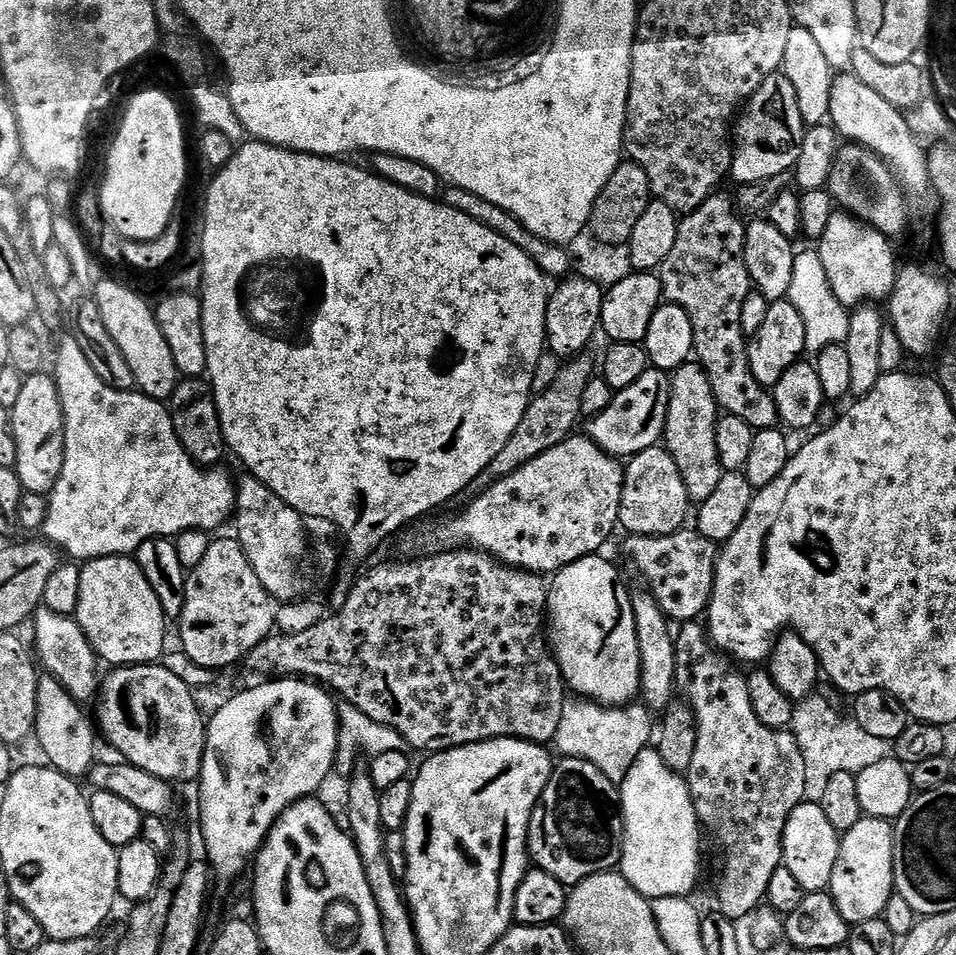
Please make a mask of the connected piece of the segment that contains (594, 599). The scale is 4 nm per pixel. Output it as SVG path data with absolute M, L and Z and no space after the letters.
M593 554L583 556L578 562L568 564L565 568L560 569L551 577L550 587L548 590L548 607L546 609L546 632L550 637L550 651L560 667L560 675L564 678L564 683L569 689L572 688L577 697L594 700L598 704L605 706L627 706L641 695L640 688L640 660L638 650L638 636L635 634L635 616L634 610L631 609L632 596L626 585L620 581L620 572L608 560L603 560L603 555Z

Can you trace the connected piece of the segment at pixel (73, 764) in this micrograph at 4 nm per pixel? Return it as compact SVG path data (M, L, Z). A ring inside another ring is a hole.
M44 674L36 682L36 731L34 740L40 743L40 748L44 751L44 756L51 767L57 768L62 774L73 778L87 777L91 772L93 764L97 763L96 740L98 732L93 721L83 712L81 701L73 700L72 695L62 687L54 677Z

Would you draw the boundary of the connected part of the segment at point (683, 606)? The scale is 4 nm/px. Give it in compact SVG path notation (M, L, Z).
M695 530L665 536L629 535L624 552L645 580L647 591L657 600L669 621L692 622L705 615L716 577L717 541Z

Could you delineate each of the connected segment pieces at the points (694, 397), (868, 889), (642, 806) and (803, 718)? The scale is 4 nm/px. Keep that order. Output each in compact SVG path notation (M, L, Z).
M699 362L682 365L671 373L670 379L670 406L666 414L662 444L674 458L682 474L682 482L686 482L689 501L703 502L710 498L710 494L714 494L714 490L718 490L718 482L725 474L716 445L716 424L720 421L722 409L716 403L707 371Z
M865 815L840 837L838 862L834 862L827 891L838 906L838 914L849 926L867 920L881 919L894 895L894 828L887 819Z
M655 747L638 754L630 774L618 785L624 814L624 849L620 855L620 875L654 901L671 896L691 897L700 876L700 836L694 802L687 779L666 766Z
M813 694L793 707L790 731L802 751L803 761L806 762L806 787L803 792L804 801L808 804L821 805L829 780L839 771L847 770L856 776L864 768L896 757L893 740L877 738L858 727L851 729L852 742L840 746L836 724L832 720L828 721L829 710L827 700L820 697L820 694Z

